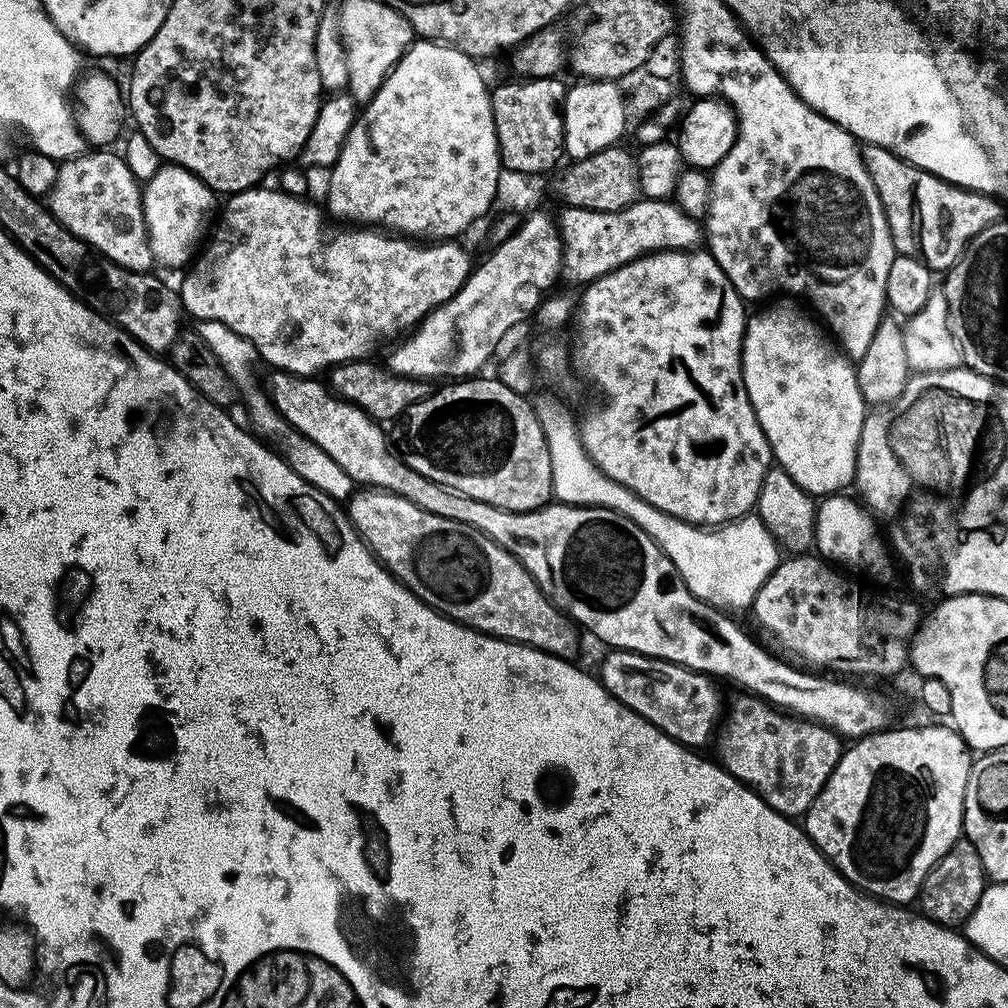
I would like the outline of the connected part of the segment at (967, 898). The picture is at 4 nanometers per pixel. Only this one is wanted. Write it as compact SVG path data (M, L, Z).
M958 839L954 846L950 846L948 853L932 867L930 874L926 874L918 897L919 911L935 924L953 930L959 929L974 914L985 887L986 877L982 858L978 858L978 850L974 850L969 840Z

